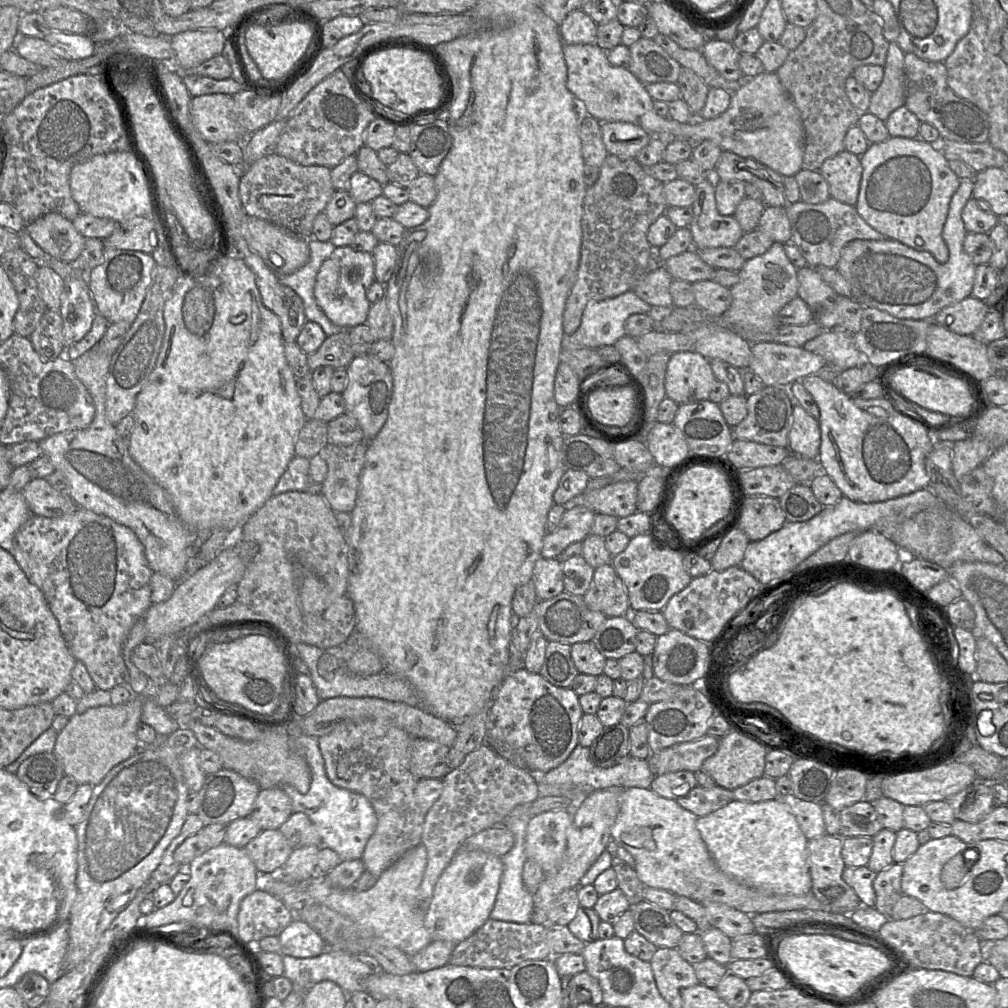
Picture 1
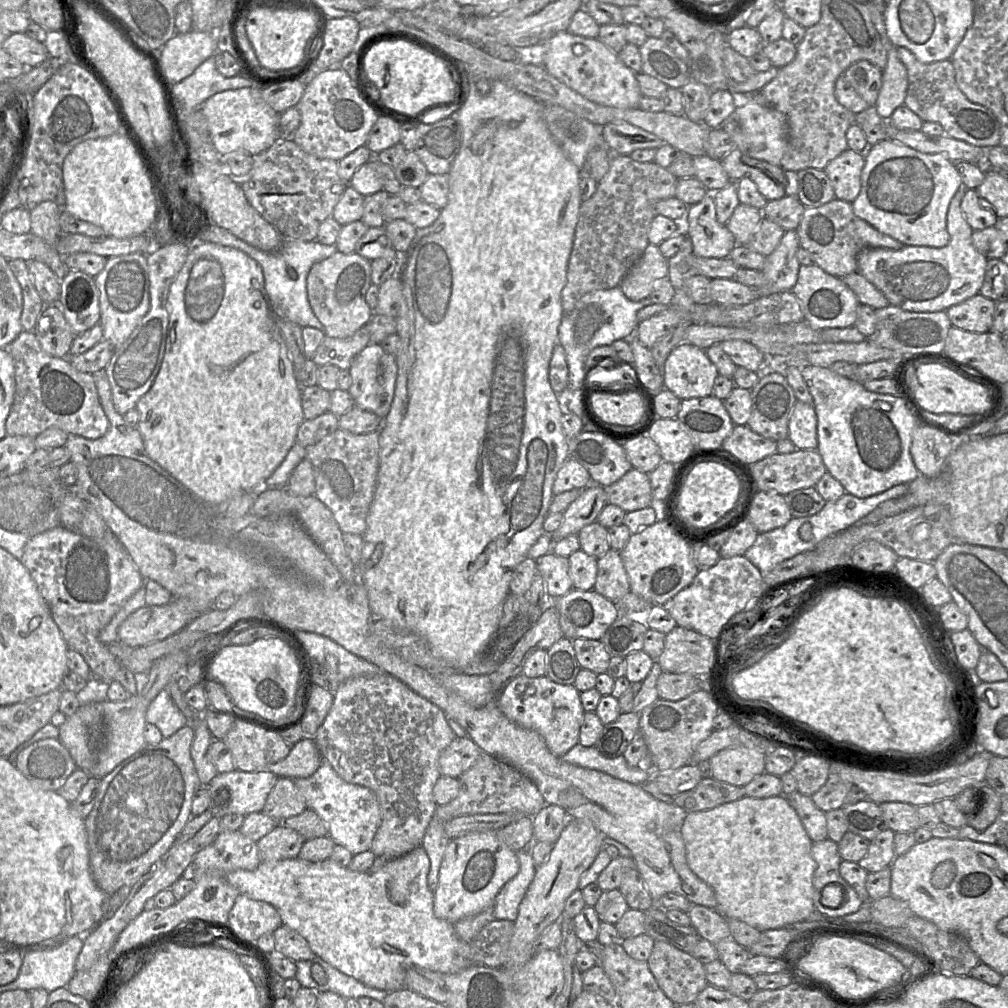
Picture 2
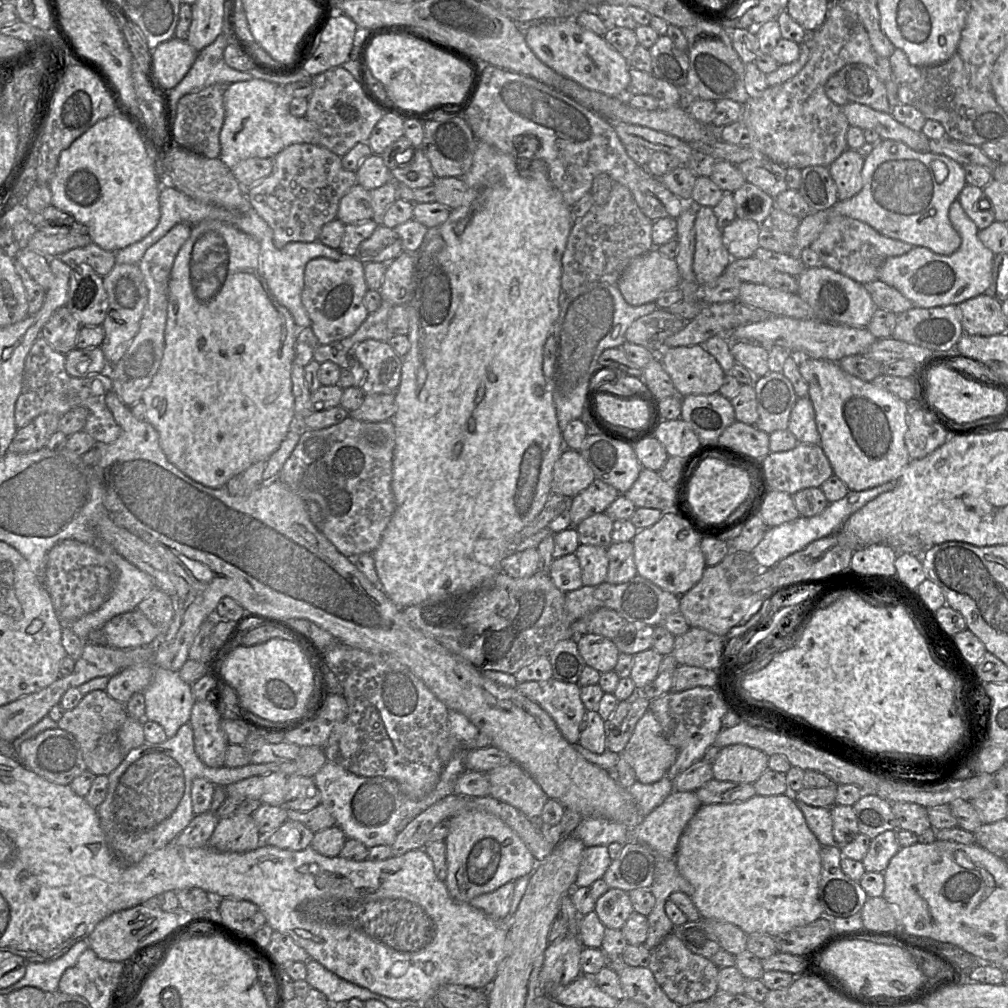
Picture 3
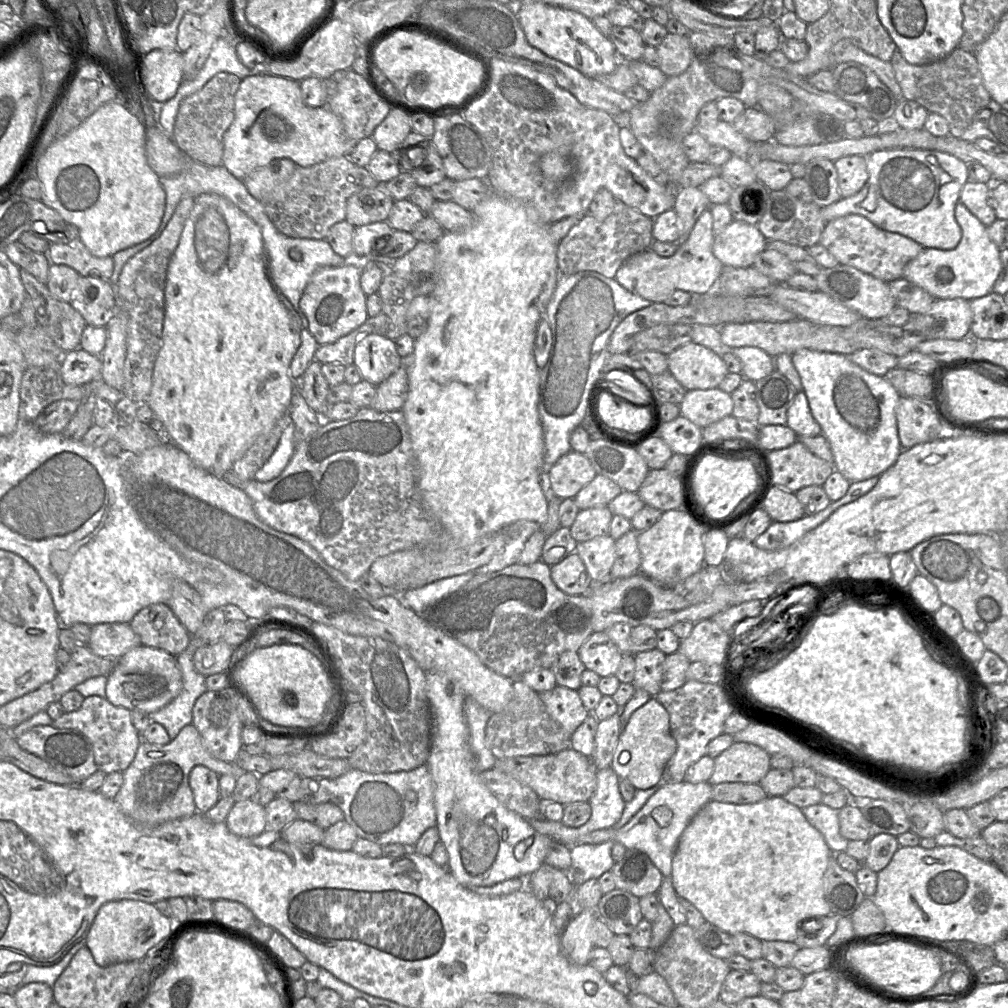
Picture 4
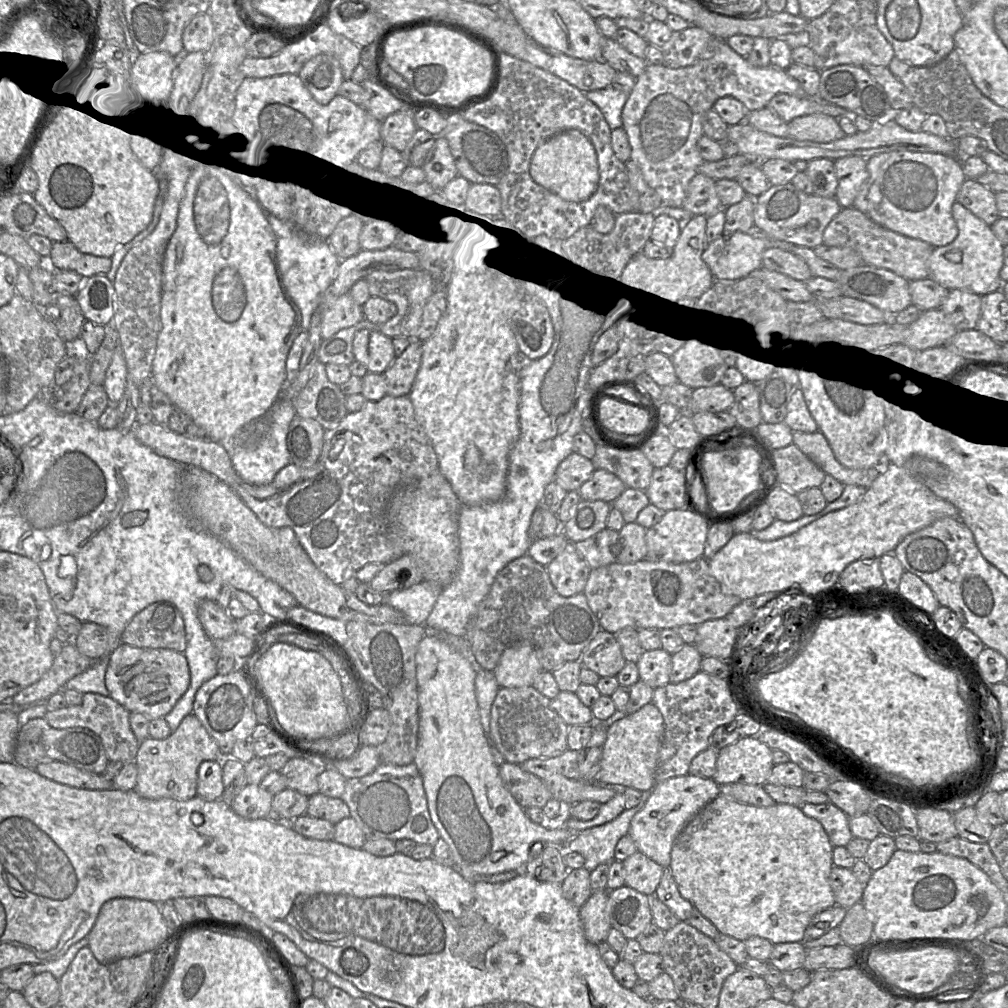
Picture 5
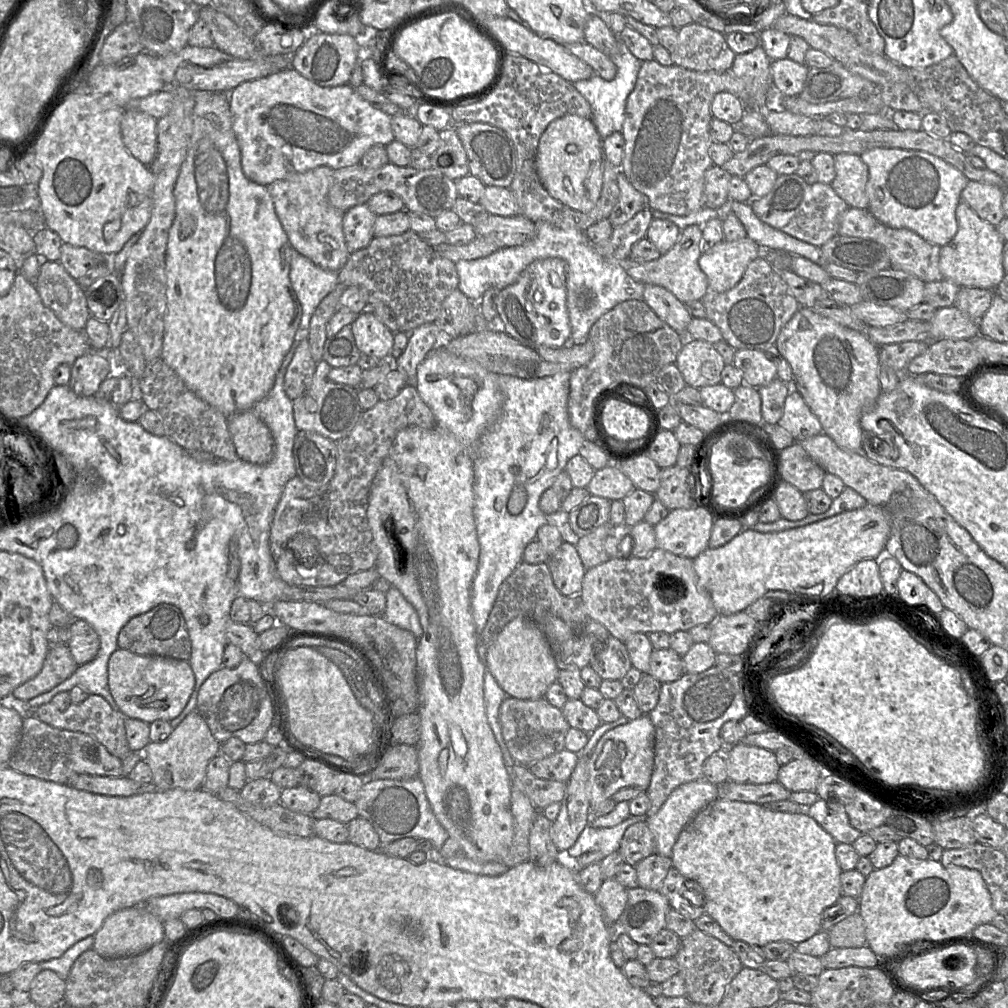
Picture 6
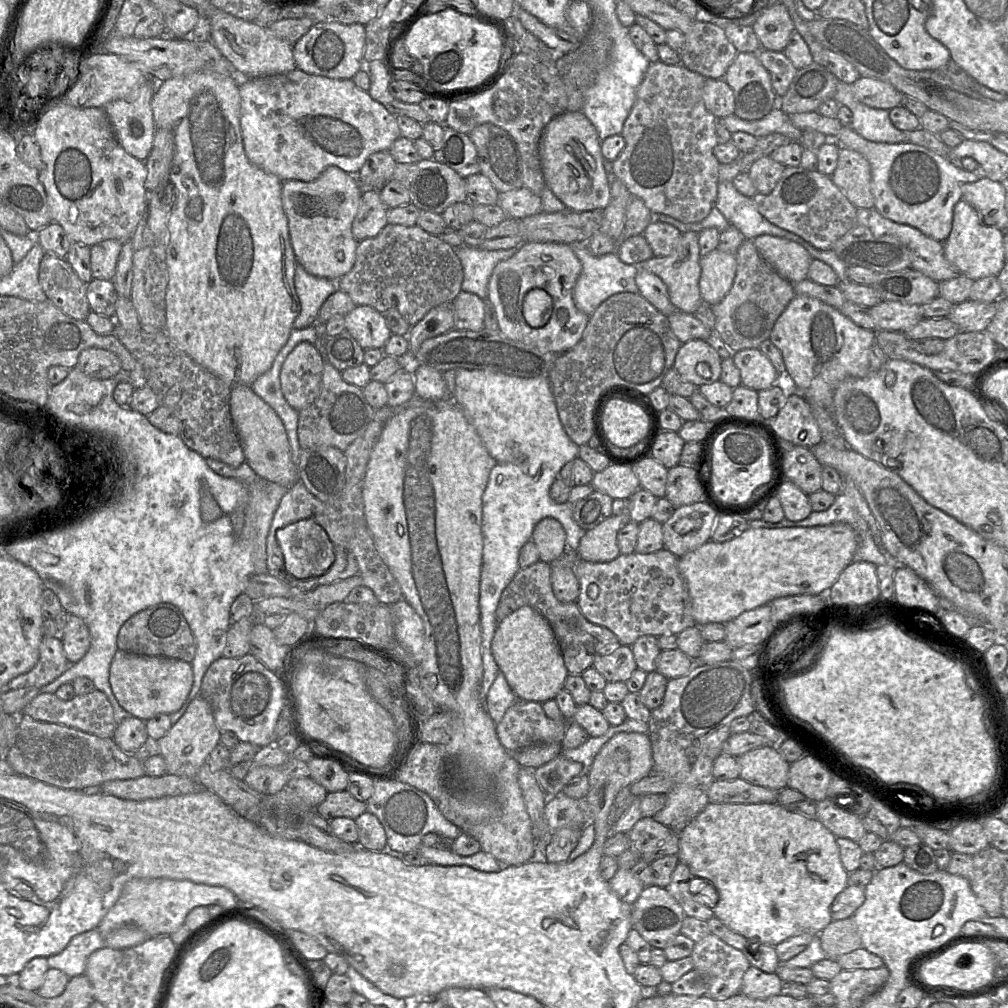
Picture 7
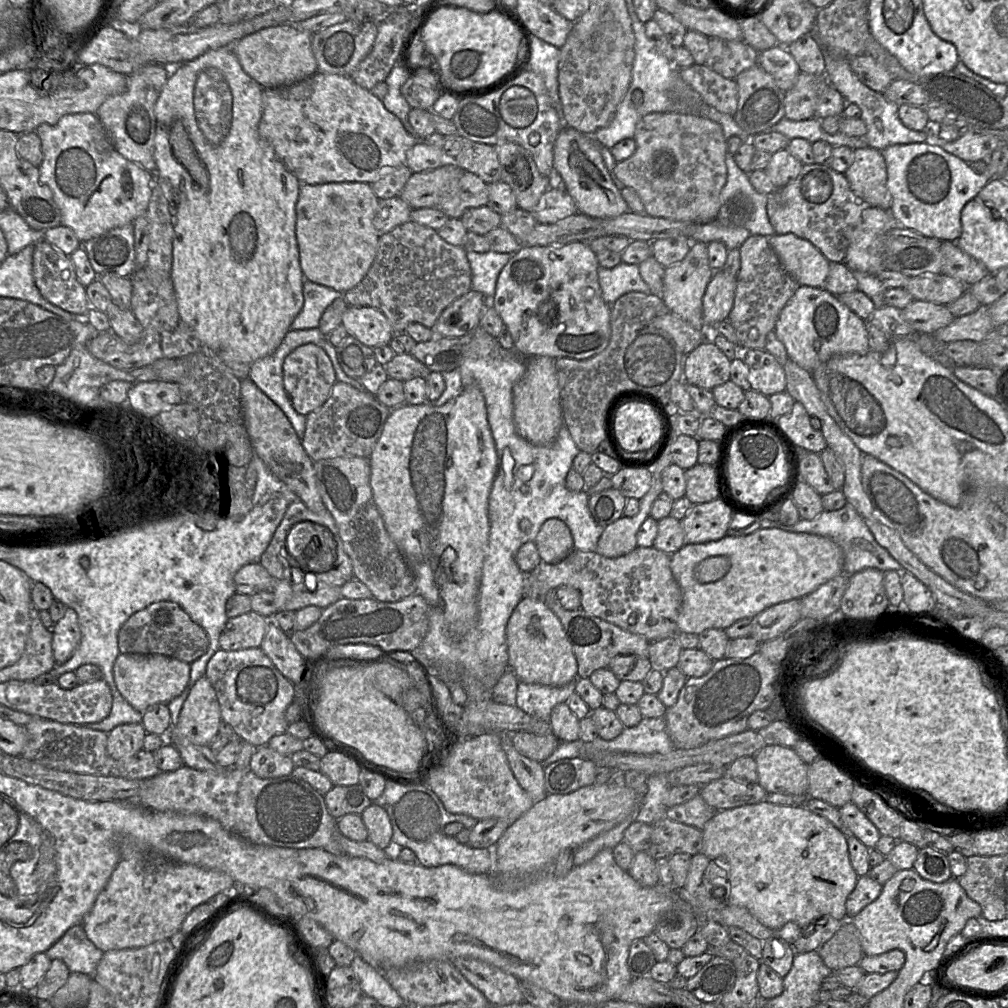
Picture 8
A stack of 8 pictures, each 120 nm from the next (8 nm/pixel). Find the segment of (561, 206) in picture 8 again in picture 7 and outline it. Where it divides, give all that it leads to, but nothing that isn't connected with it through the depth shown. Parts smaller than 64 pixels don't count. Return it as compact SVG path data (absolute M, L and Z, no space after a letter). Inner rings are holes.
M527 188L500 193L497 204L509 218L525 218L542 212L541 197Z

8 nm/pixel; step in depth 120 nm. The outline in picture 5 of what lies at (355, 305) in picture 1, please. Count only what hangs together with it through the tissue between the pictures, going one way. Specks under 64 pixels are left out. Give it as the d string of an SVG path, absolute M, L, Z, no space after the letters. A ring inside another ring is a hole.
M325 292L322 297L321 310L323 340L365 319L362 306L354 301L349 292L338 297Z

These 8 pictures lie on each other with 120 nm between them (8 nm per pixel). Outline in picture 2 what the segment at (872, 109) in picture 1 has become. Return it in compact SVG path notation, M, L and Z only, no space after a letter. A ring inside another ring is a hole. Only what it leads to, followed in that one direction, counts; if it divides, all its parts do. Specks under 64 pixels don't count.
M892 47L888 51L887 65L882 74L882 87L874 106L881 118L889 120L894 110L904 104L907 88L907 70L896 47Z

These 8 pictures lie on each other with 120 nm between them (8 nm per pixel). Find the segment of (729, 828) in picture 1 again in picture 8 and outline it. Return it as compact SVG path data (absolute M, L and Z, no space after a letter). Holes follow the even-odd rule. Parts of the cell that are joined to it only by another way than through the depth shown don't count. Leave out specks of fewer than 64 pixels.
M764 800L717 811L702 829L700 853L709 858L724 859L729 865L731 889L728 905L745 907L761 924L772 930L779 930L788 922L794 922L803 929L825 915L840 921L847 919L847 897L859 877L849 859L848 834L803 804L775 805Z

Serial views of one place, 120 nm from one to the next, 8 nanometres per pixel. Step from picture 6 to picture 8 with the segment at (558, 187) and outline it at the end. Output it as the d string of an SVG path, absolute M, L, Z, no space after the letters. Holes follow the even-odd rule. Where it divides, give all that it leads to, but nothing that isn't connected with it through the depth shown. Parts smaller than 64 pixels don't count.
M564 127L554 144L553 167L560 175L563 188L574 200L579 213L593 218L614 218L629 211L603 161L599 144L592 139L592 135Z

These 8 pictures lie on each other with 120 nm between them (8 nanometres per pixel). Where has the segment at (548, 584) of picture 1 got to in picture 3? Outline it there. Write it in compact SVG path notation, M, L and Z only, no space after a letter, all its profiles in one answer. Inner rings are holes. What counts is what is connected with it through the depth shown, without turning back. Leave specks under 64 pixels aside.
M575 553L553 558L549 576L554 585L564 593L583 586L581 568Z

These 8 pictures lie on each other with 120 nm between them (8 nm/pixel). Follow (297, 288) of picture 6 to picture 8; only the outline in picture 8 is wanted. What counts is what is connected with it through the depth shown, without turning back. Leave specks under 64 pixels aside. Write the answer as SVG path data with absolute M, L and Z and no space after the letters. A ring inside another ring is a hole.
M303 275L304 303L301 311L291 323L290 329L303 330L317 328L325 309L341 296L343 295L340 292L312 282Z

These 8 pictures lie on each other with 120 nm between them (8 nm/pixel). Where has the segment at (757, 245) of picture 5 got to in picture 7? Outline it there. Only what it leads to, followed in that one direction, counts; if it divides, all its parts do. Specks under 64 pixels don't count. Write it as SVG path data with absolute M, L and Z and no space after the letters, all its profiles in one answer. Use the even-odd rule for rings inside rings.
M714 249L700 258L701 299L709 306L719 303L730 291L737 270L735 253Z

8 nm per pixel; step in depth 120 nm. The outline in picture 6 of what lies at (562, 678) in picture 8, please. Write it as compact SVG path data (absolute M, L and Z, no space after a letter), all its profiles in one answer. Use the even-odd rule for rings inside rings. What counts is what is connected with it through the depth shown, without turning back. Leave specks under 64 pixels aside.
M516 617L503 628L487 648L485 666L507 696L522 700L545 698L547 689L557 681L560 671L543 631L525 617Z

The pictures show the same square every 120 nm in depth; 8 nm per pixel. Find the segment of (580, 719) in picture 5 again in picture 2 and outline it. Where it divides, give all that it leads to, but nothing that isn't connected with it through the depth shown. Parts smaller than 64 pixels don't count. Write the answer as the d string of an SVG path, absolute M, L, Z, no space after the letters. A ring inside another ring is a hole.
M520 674L499 692L497 705L510 721L538 732L549 751L557 757L565 755L579 742L579 730L585 711L580 702L580 692L574 685L557 684L545 675L528 678Z

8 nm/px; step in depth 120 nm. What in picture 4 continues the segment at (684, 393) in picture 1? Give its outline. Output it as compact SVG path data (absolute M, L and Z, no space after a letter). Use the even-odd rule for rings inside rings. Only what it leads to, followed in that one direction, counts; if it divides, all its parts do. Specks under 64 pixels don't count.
M689 342L667 355L668 371L687 390L717 388L729 373L721 356Z

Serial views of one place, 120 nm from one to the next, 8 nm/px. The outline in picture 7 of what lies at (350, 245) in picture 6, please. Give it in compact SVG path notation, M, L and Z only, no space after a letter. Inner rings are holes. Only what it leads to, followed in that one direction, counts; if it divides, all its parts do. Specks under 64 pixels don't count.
M367 190L362 194L357 214L352 222L352 233L358 241L375 237L388 224L389 207L381 200L379 191Z

